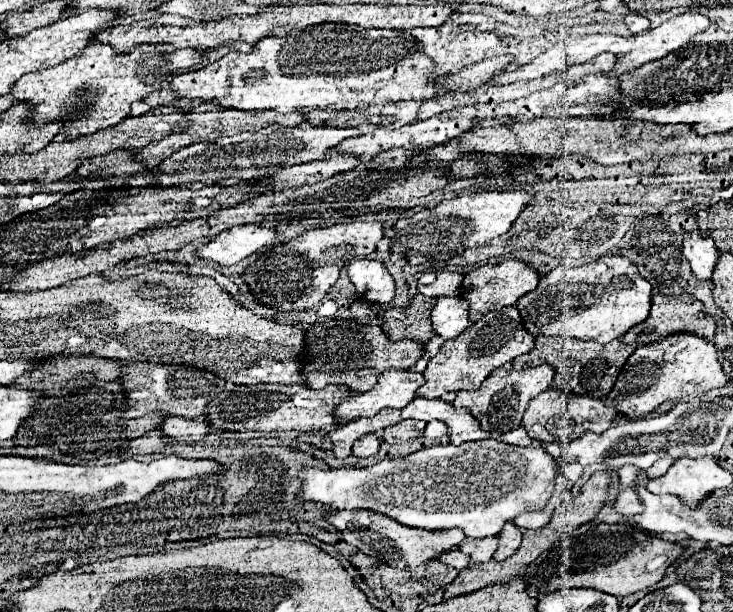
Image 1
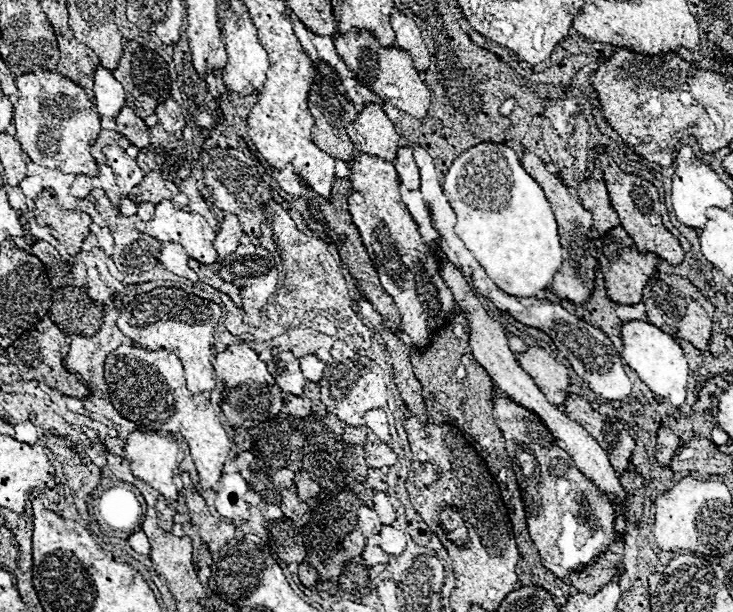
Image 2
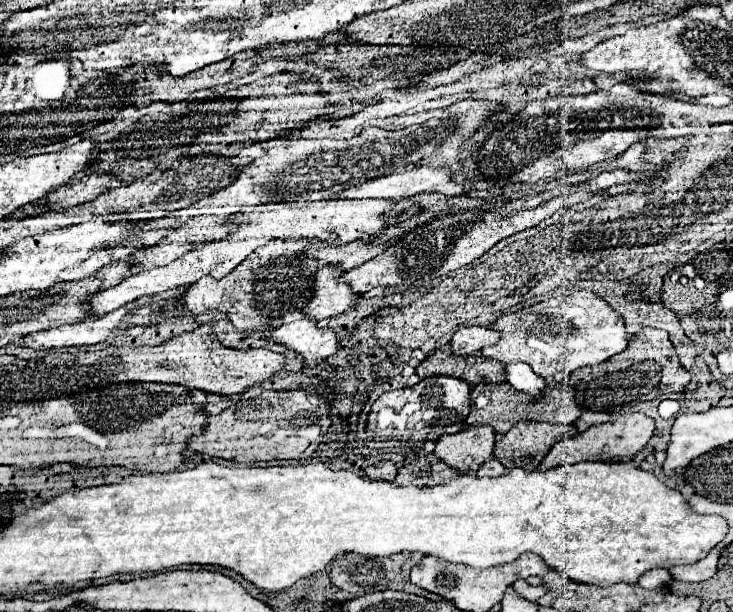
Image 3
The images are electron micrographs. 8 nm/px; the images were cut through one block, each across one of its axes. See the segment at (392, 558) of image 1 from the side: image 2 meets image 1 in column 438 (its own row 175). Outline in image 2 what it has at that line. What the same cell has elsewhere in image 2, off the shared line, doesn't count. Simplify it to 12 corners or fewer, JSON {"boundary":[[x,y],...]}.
{"boundary":[[544,162],[522,166],[544,190],[558,222],[562,266],[552,292],[584,304],[594,290],[592,214]]}

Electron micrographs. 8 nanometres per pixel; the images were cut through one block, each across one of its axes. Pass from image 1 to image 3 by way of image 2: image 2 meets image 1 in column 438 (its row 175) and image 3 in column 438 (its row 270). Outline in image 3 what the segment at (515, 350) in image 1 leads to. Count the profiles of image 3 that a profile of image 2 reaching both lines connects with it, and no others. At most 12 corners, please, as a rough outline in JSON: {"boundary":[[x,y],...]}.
{"boundary":[[430,376],[384,392],[370,440],[438,440],[464,428],[470,386]]}

